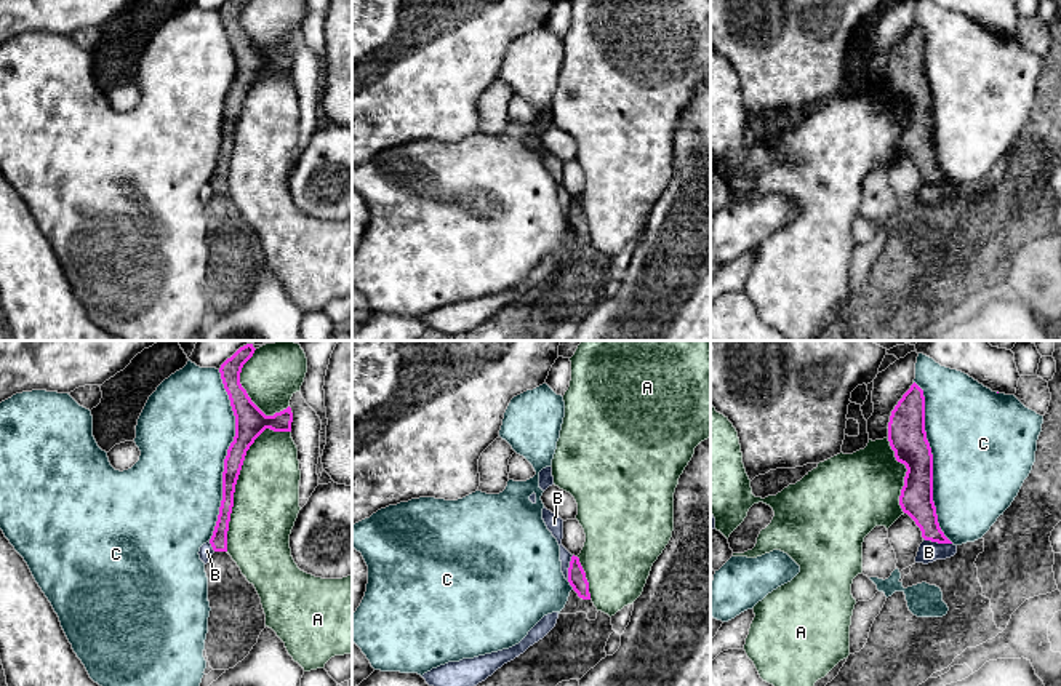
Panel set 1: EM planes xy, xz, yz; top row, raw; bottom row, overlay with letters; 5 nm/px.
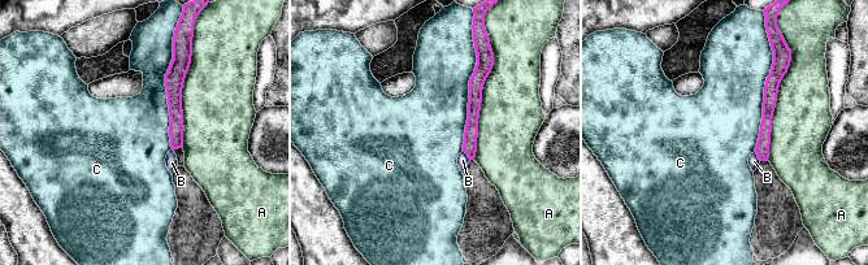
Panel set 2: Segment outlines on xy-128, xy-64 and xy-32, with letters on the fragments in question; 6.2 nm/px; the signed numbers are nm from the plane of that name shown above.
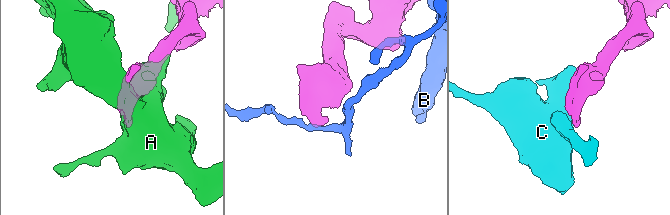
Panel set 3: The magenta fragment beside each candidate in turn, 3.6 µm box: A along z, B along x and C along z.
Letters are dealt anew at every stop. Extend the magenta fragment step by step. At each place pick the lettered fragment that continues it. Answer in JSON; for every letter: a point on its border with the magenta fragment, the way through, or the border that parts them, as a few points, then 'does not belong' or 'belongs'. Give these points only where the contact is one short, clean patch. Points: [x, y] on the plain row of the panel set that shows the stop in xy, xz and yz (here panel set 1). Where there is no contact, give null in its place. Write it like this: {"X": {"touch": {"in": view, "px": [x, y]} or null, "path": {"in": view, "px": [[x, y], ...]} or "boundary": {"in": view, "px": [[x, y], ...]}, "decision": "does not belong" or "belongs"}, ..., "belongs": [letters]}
{"A": {"touch": {"in": "xy", "px": [237, 120]}, "decision": "does not belong"}, "B": {"touch": {"in": "yz", "px": [938, 184]}, "boundary": {"in": "yz", "px": [[924, 179], [933, 184], [951, 186]]}, "decision": "does not belong"}, "C": {"touch": {"in": "xy", "px": [226, 98]}, "decision": "does not belong"}, "belongs": []}

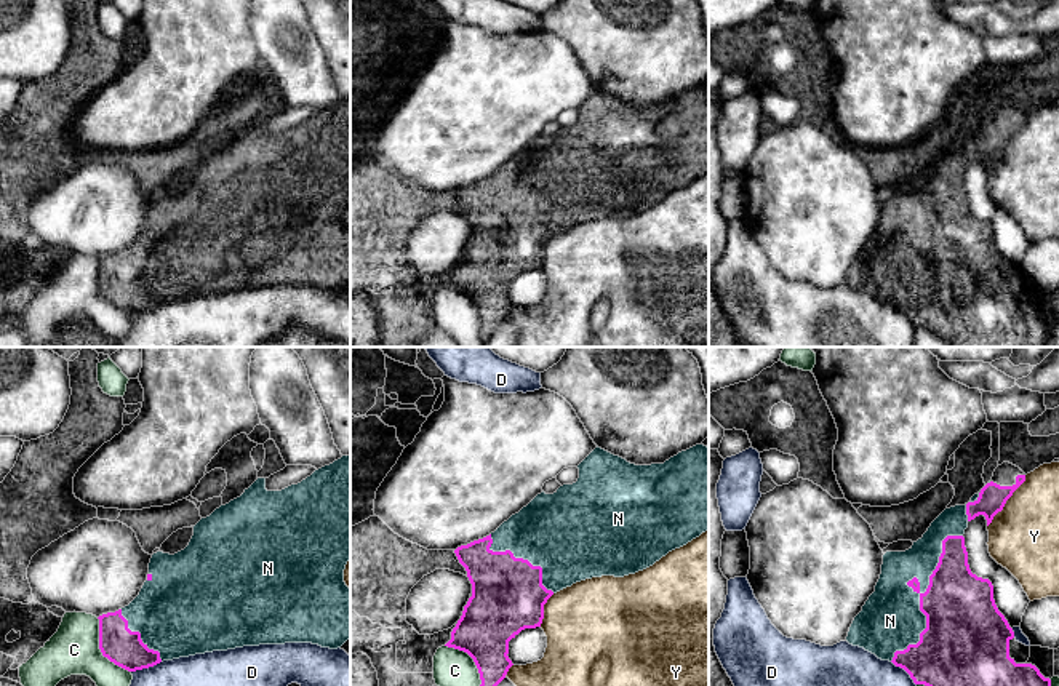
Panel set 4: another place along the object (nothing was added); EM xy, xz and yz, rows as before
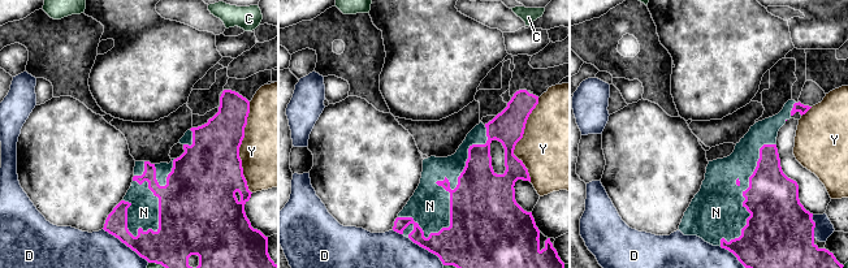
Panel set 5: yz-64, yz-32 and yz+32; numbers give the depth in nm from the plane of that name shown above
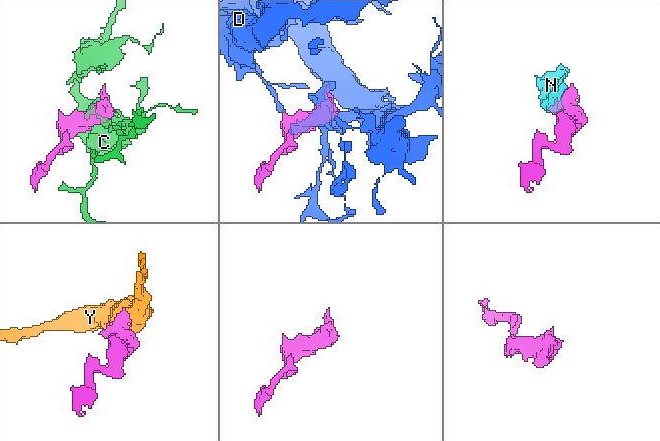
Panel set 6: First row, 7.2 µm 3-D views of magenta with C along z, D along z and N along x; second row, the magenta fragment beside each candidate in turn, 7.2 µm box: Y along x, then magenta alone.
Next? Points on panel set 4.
{"C": {"touch": {"in": "xz", "px": [475, 306]}, "decision": "does not belong"}, "D": {"touch": {"in": "xy", "px": [146, 309]}, "decision": "does not belong"}, "N": {"touch": {"in": "yz", "px": [920, 239]}, "decision": "belongs"}, "Y": {"touch": {"in": "yz", "px": [1007, 141]}, "decision": "does not belong"}, "belongs": ["N"]}

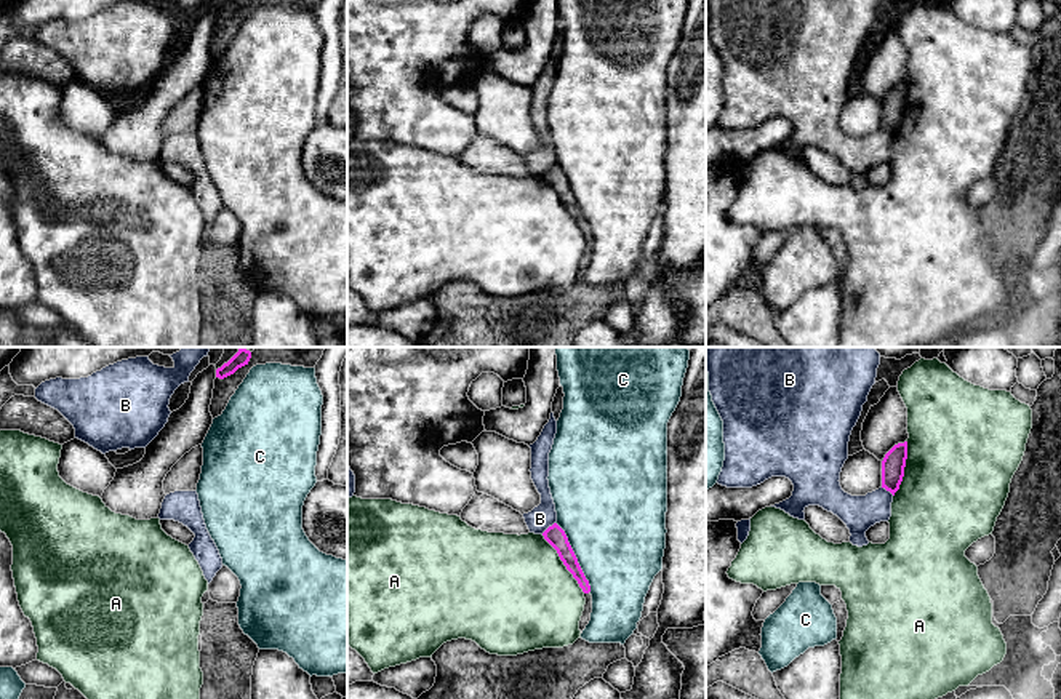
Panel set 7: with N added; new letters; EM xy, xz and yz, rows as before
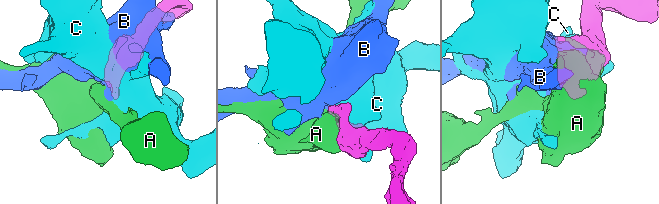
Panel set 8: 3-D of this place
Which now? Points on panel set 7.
{"A": {"touch": {"in": "xz", "px": [564, 205]}, "decision": "does not belong"}, "B": {"touch": {"in": "xz", "px": [549, 168]}, "boundary": {"in": "xz", "px": [[556, 163], [541, 175]]}, "decision": "does not belong"}, "C": {"touch": {"in": "xz", "px": [575, 199]}, "decision": "does not belong"}, "belongs": []}

